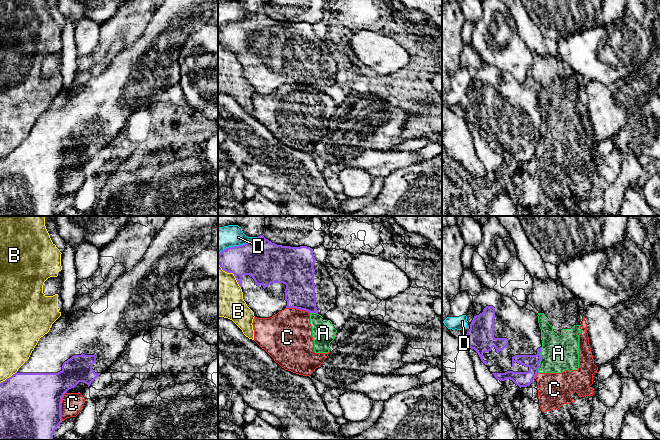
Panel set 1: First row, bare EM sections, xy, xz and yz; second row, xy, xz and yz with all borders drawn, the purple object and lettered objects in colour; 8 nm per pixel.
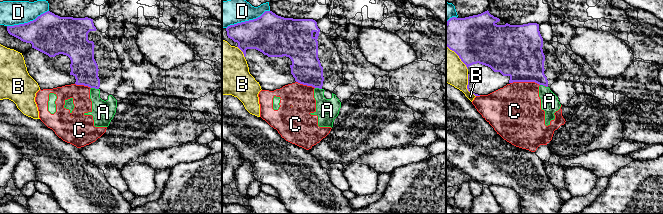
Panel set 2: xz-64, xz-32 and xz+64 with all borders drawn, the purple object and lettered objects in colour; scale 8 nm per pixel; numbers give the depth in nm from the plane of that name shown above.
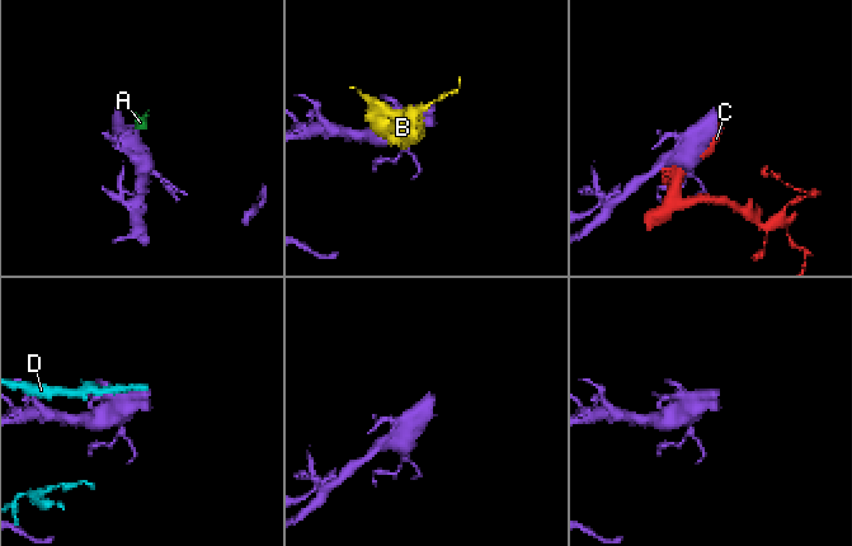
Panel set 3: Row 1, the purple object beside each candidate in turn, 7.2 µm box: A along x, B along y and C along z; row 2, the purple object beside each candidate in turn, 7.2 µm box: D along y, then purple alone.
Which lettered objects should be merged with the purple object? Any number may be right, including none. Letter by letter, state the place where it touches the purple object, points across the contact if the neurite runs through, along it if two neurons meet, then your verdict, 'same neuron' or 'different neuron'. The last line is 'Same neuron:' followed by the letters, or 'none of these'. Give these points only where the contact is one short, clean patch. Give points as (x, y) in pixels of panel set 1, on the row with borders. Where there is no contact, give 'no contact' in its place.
A: yz (540, 360) | along yz (542, 347), (537, 372) | different neuron
B: xz (231, 272) | different neuron
C: xy (60, 406) | different neuron
D: xz (237, 246) | different neuron
Same neuron: none of these

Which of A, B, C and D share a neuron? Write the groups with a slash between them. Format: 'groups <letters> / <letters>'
groups A C / B / D

